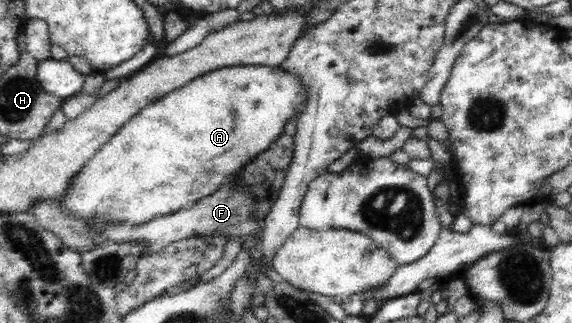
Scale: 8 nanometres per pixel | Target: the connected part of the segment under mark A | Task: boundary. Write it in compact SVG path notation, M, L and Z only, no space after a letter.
M235 66L209 72L138 111L84 164L64 195L56 200L68 214L84 221L94 218L132 225L192 207L238 176L256 155L268 149L284 133L286 121L297 118L306 98L300 78L280 70L280 66Z

